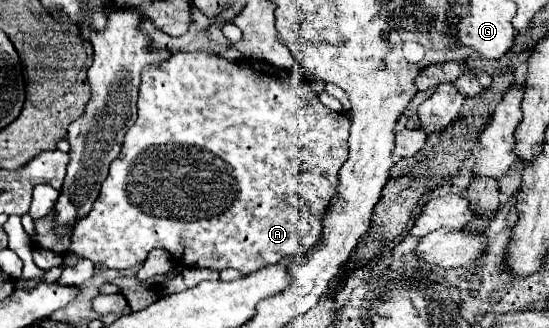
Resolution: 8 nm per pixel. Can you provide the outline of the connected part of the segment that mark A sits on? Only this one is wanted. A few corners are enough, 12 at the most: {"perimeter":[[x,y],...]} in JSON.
{"perimeter":[[143,69],[69,251],[253,273],[321,241],[351,121],[287,69]]}

